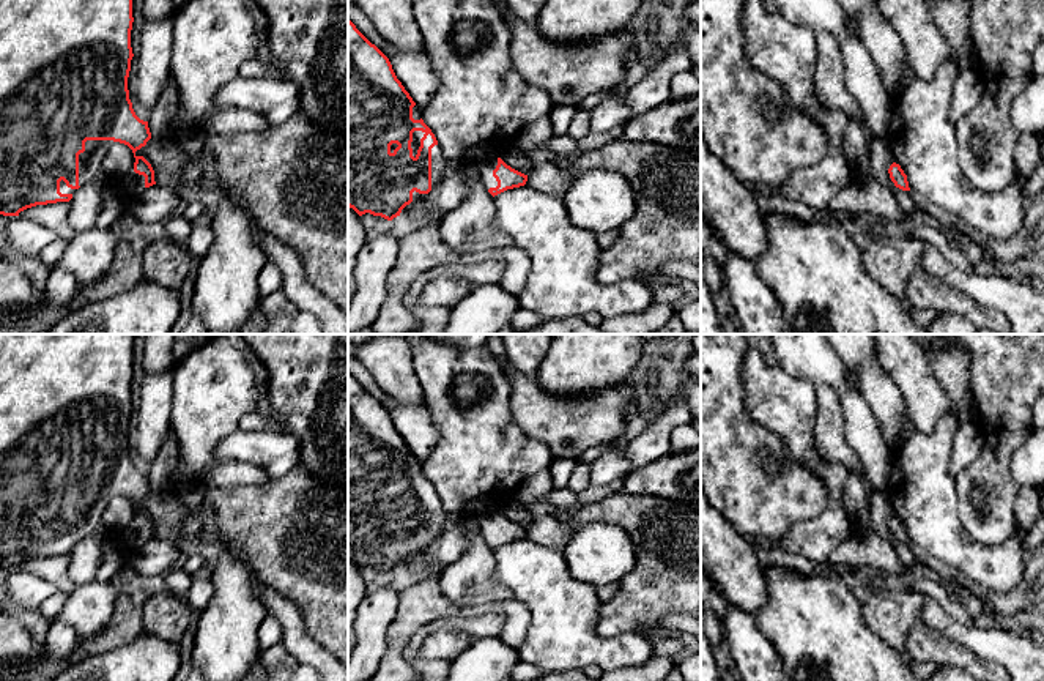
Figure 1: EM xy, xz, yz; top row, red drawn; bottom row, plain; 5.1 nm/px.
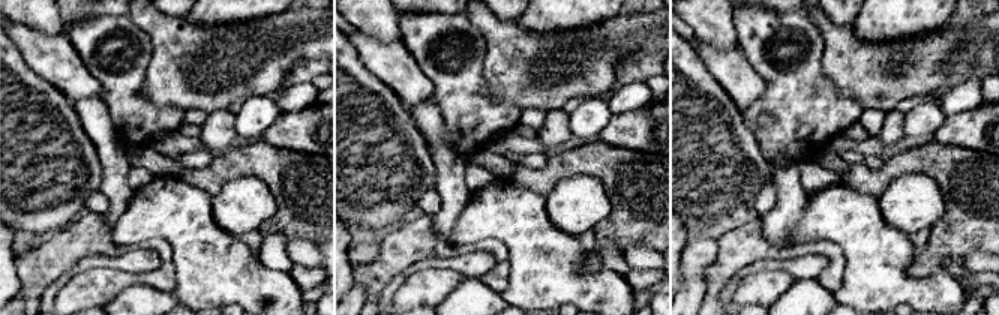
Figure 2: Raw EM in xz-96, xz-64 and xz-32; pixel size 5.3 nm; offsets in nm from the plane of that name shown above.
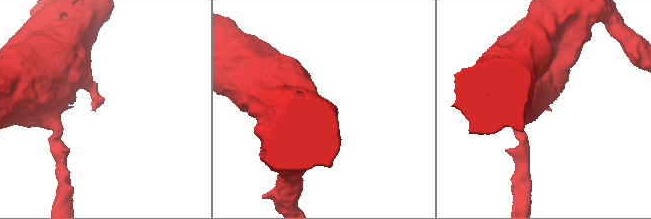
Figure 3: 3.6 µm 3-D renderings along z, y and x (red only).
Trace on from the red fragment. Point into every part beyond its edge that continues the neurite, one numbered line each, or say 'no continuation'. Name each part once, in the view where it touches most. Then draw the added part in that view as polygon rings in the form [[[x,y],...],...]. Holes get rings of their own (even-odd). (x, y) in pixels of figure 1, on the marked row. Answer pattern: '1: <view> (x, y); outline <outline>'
1: xy (90, 163); outline [[[87,140],[85,151],[79,154],[79,186],[102,177],[102,161],[113,140]]]

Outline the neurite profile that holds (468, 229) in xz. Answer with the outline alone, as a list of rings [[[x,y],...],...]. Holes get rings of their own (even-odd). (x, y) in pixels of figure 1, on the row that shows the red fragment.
[[[461,162],[455,167],[468,186],[468,195],[441,219],[442,241],[458,254],[485,252],[513,244],[510,236],[493,225],[493,195],[482,184],[480,162]]]

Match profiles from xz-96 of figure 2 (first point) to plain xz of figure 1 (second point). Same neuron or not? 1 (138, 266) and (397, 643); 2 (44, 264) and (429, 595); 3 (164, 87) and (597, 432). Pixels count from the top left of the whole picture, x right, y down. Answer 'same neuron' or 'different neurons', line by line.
1: different neurons
2: same neuron
3: same neuron

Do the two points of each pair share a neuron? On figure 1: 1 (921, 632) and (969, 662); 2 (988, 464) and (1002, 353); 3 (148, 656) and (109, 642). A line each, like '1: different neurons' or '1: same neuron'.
1: same neuron
2: same neuron
3: different neurons

